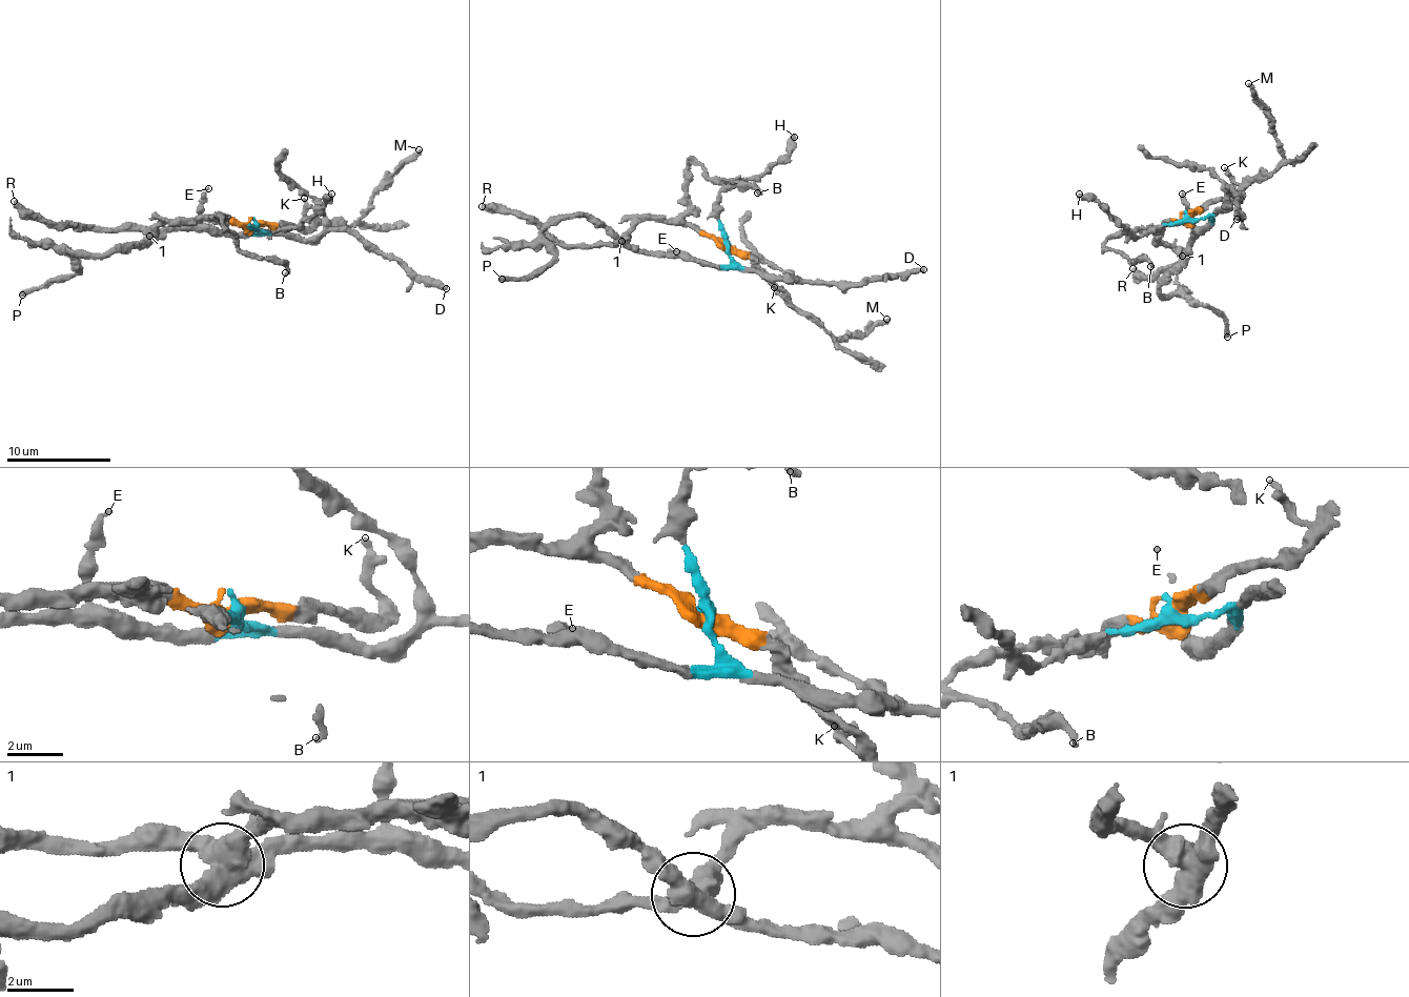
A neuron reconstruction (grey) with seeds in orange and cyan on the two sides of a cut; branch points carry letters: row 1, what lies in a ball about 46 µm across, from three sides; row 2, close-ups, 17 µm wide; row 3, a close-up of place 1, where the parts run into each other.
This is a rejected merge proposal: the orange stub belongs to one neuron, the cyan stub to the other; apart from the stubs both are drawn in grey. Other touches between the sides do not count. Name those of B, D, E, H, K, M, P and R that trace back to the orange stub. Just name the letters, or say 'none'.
B, K, M, R

